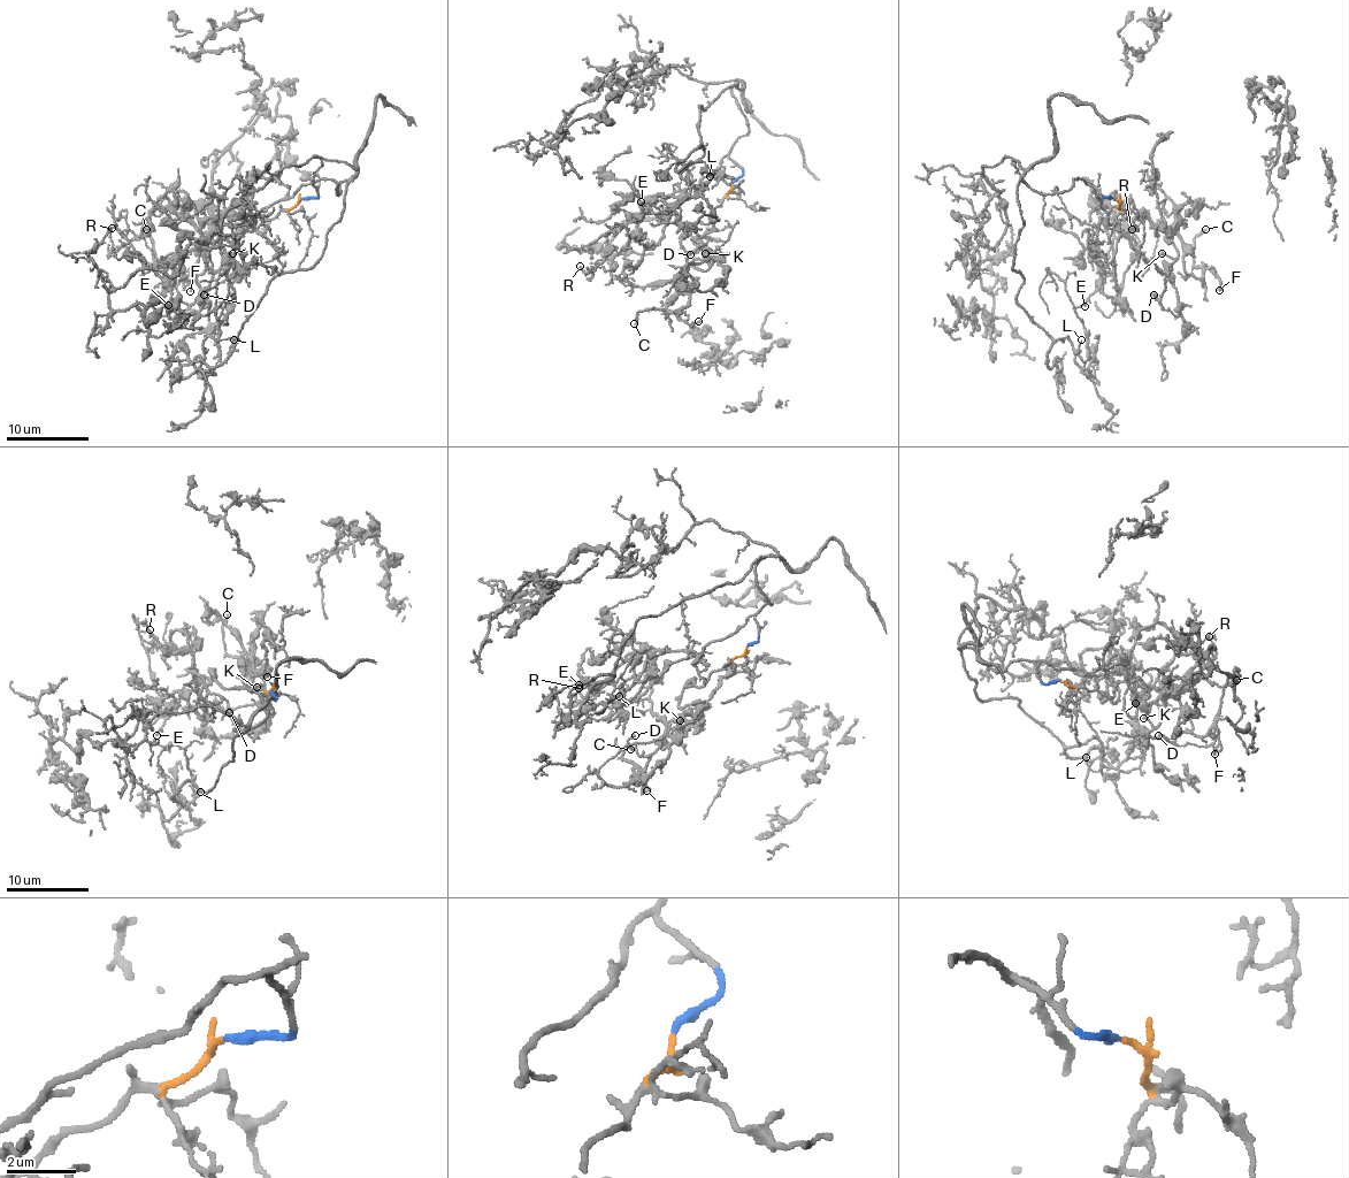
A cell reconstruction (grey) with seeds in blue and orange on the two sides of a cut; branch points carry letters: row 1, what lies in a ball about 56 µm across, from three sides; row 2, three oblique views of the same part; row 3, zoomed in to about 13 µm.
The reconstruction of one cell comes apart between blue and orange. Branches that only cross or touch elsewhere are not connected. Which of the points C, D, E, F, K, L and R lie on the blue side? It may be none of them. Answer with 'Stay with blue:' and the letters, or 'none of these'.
Stay with blue: E, L, R

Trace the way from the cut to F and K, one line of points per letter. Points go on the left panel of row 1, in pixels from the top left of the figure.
F: (301, 199), (253, 230), (223, 220), (229, 243), (201, 235), (206, 269), (177, 269), (190, 290)
K: (301, 199), (253, 230), (223, 220), (223, 235), (242, 235), (235, 243), (222, 238), (225, 255), (234, 253)

